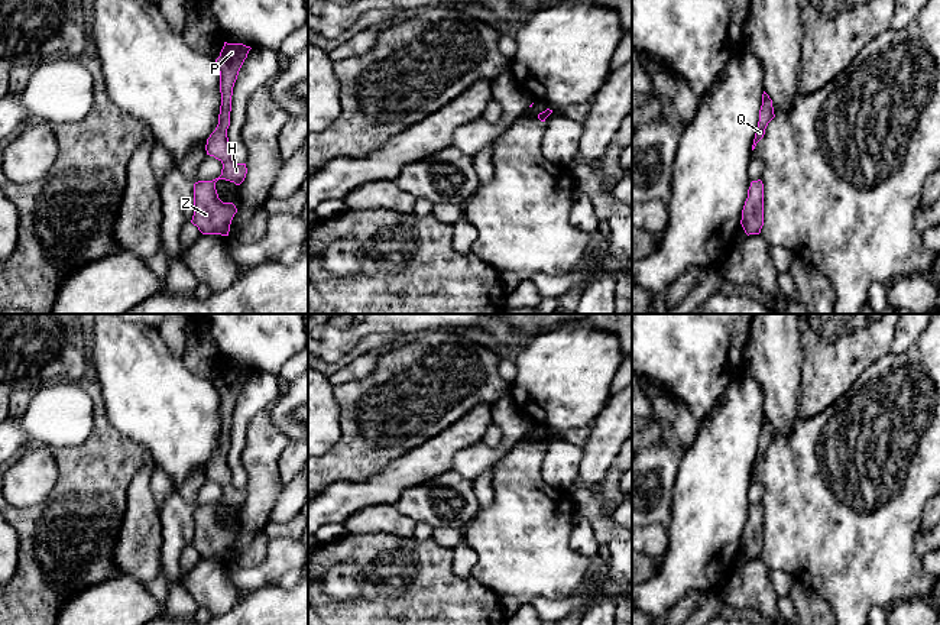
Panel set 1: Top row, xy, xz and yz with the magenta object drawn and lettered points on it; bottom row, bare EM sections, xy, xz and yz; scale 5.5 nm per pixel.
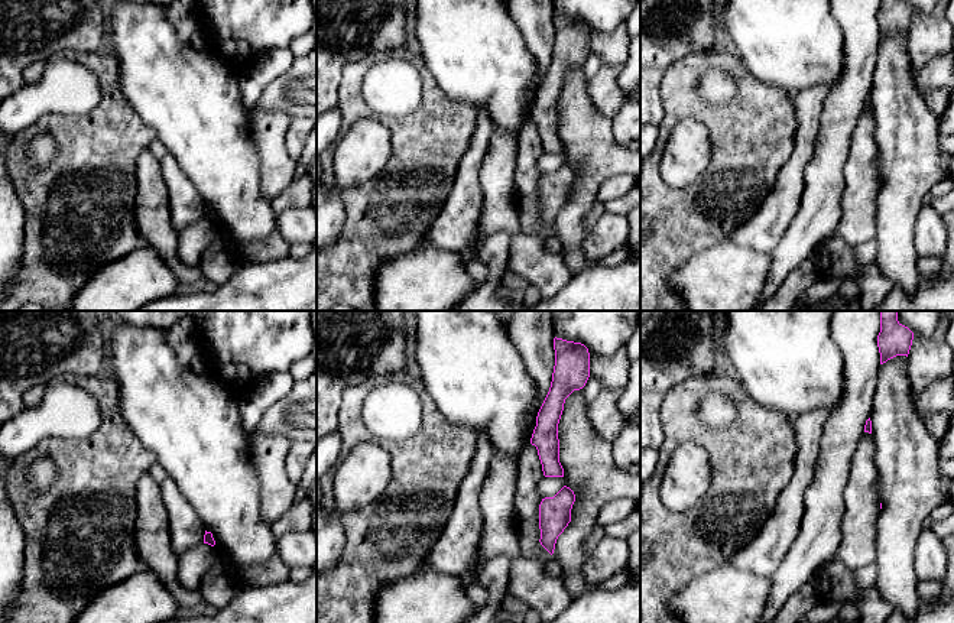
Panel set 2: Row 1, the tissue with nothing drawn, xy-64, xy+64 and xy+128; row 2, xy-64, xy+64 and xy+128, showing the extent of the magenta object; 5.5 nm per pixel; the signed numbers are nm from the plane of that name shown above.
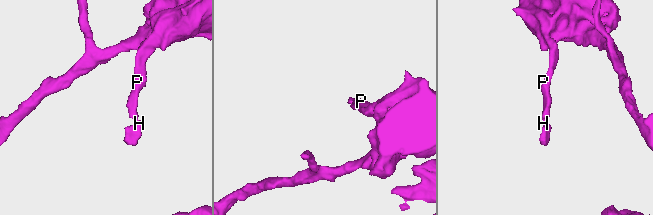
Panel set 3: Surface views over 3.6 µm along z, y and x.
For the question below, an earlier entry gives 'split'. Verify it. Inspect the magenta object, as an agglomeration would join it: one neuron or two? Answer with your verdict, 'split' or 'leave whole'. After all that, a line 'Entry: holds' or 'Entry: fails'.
leave whole
Entry: fails

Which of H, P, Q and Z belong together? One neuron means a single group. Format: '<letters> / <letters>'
H P Q Z

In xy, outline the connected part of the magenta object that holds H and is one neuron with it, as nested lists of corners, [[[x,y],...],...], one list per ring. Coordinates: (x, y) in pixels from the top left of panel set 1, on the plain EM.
[[[227,367],[215,383],[220,395],[221,430],[218,448],[207,463],[207,479],[214,480],[223,488],[221,499],[213,505],[198,505],[194,508],[194,540],[191,547],[198,551],[202,558],[228,560],[230,548],[237,537],[233,527],[223,527],[218,522],[215,506],[226,503],[240,509],[247,498],[246,488],[233,485],[233,473],[227,462],[230,450],[231,420],[239,395],[252,372],[243,367]]]

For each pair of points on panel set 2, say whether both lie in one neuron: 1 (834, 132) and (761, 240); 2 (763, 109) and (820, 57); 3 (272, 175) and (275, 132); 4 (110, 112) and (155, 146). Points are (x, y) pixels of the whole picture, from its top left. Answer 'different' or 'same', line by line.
1: different
2: different
3: same
4: different

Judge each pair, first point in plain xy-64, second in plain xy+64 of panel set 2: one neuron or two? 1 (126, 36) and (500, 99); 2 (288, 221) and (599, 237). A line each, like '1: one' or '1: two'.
1: one
2: one

